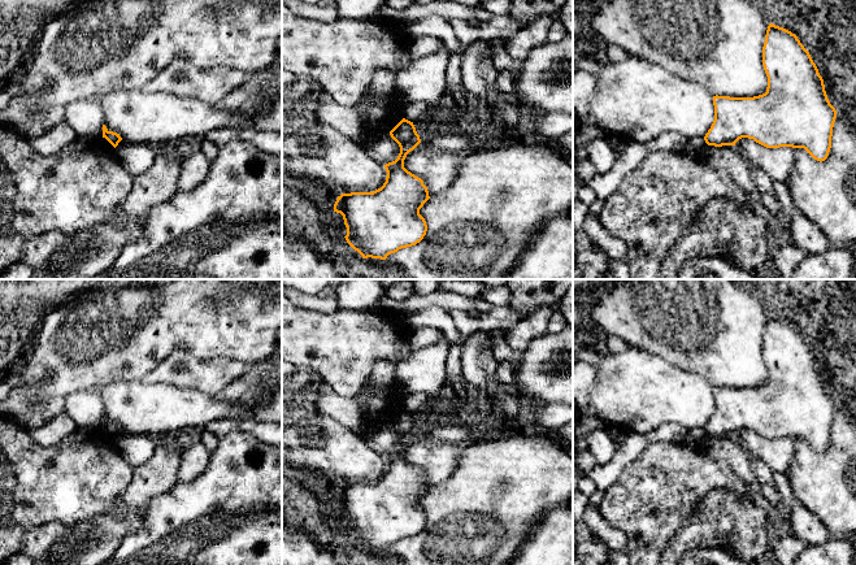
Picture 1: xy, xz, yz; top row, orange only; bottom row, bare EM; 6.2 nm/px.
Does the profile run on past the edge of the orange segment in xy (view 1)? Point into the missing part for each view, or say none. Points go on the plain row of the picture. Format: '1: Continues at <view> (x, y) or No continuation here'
1: No continuation here

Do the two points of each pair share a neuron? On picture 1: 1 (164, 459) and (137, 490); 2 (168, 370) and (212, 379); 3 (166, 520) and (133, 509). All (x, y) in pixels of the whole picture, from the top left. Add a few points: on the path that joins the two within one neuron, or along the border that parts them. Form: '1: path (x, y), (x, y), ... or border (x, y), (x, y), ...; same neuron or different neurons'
1: path (163, 466), (144, 485); same neuron
2: path (178, 374), (201, 374); same neuron
3: border (165, 492), (144, 509), (143, 526), (125, 538); different neurons

